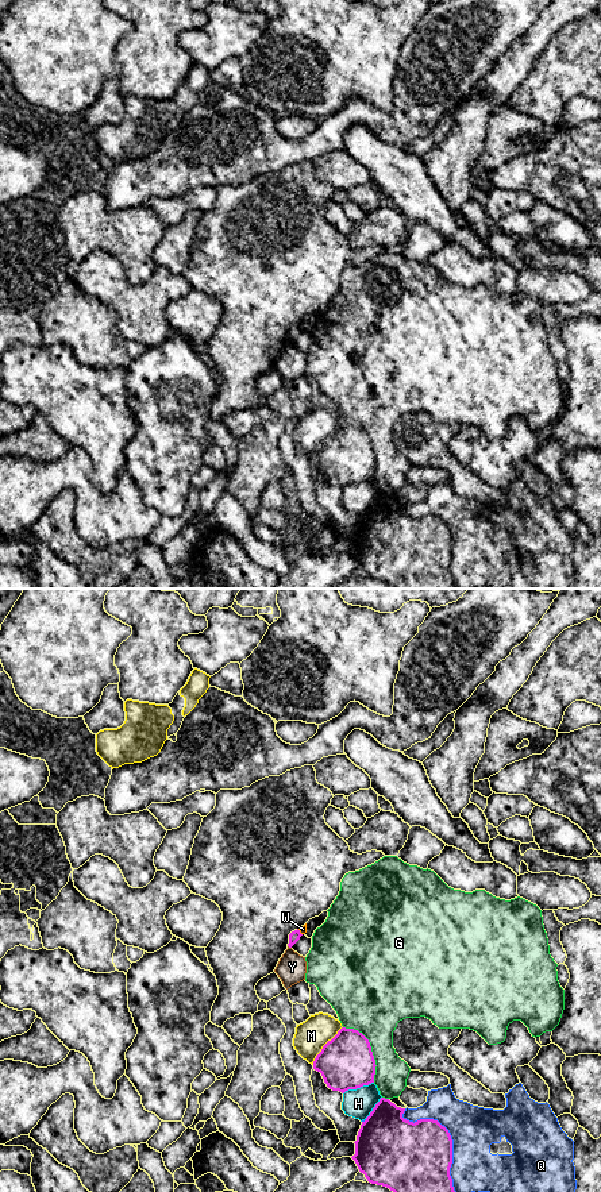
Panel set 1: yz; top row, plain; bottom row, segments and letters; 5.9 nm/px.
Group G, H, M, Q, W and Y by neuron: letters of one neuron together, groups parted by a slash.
G / H / M / Q / W / Y

